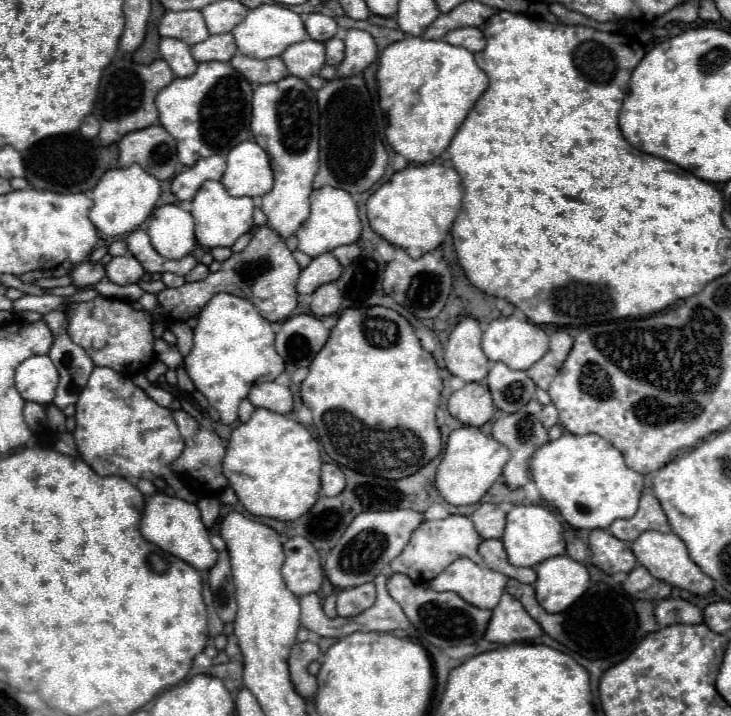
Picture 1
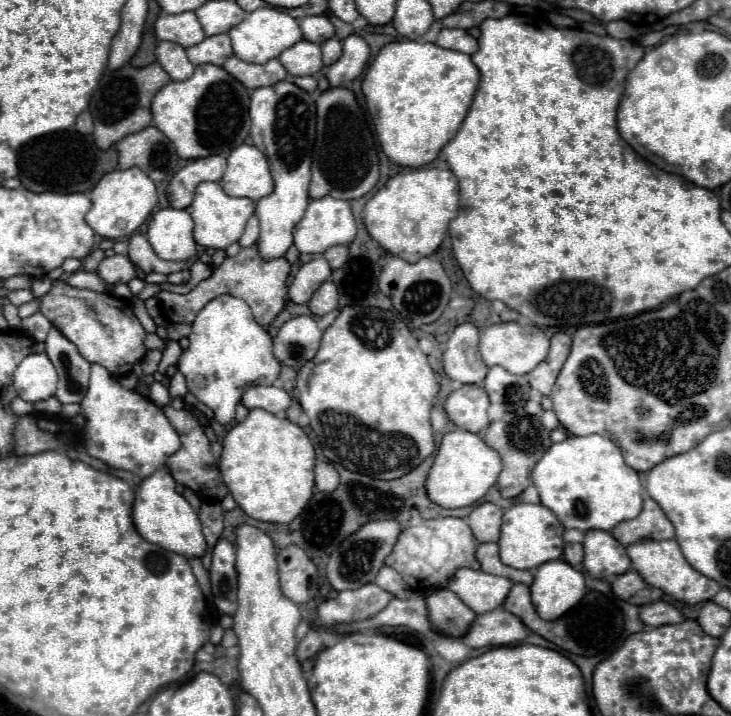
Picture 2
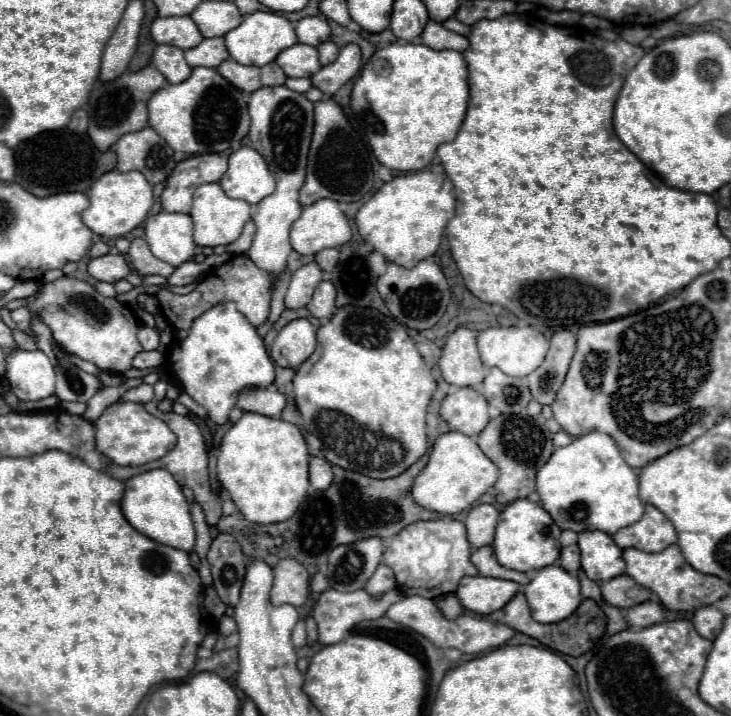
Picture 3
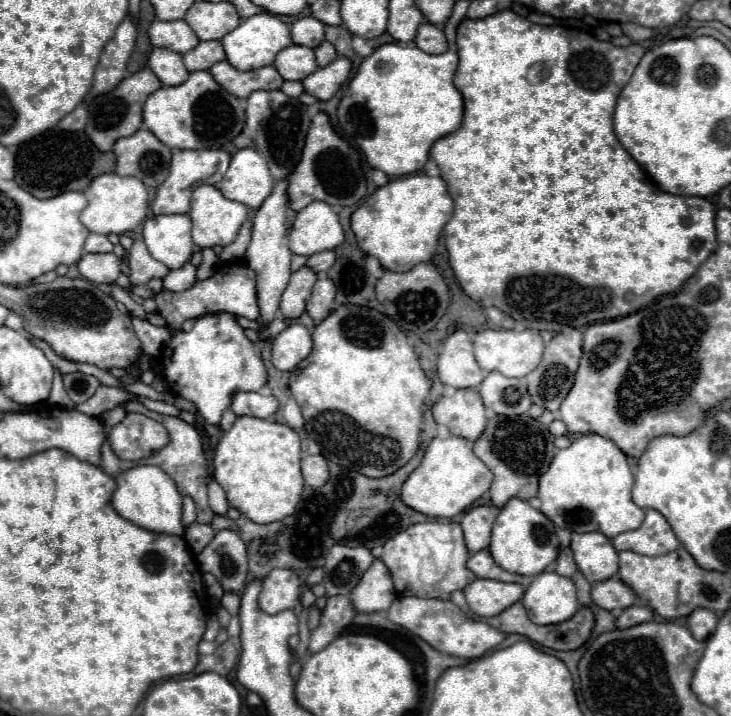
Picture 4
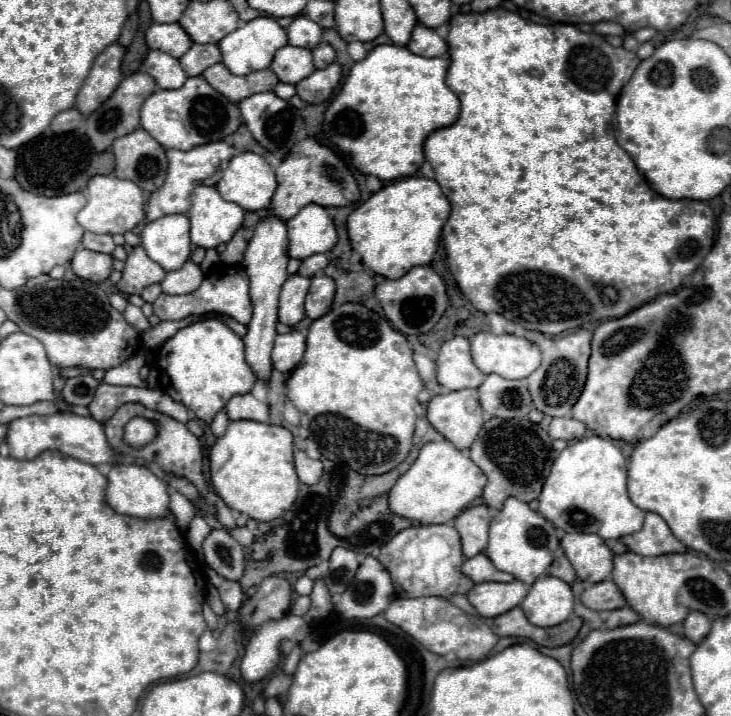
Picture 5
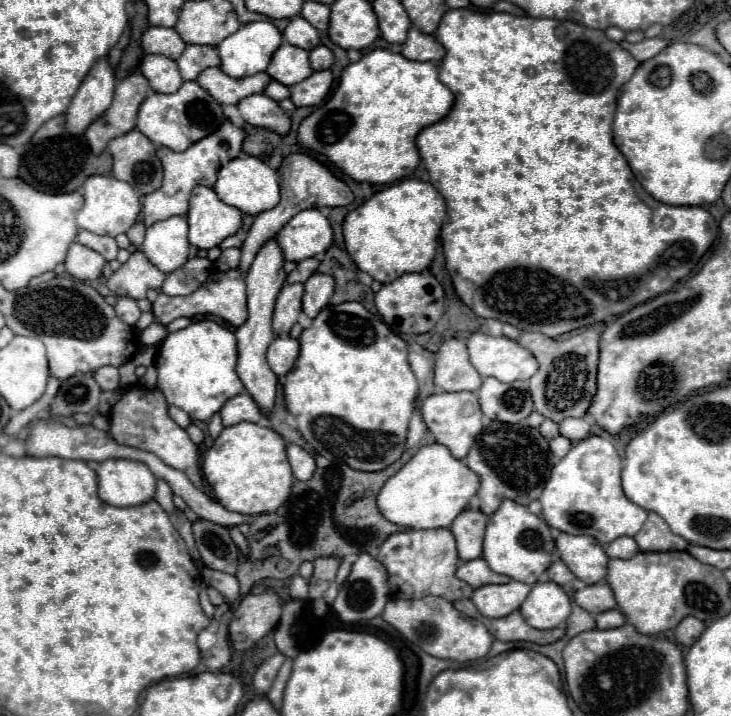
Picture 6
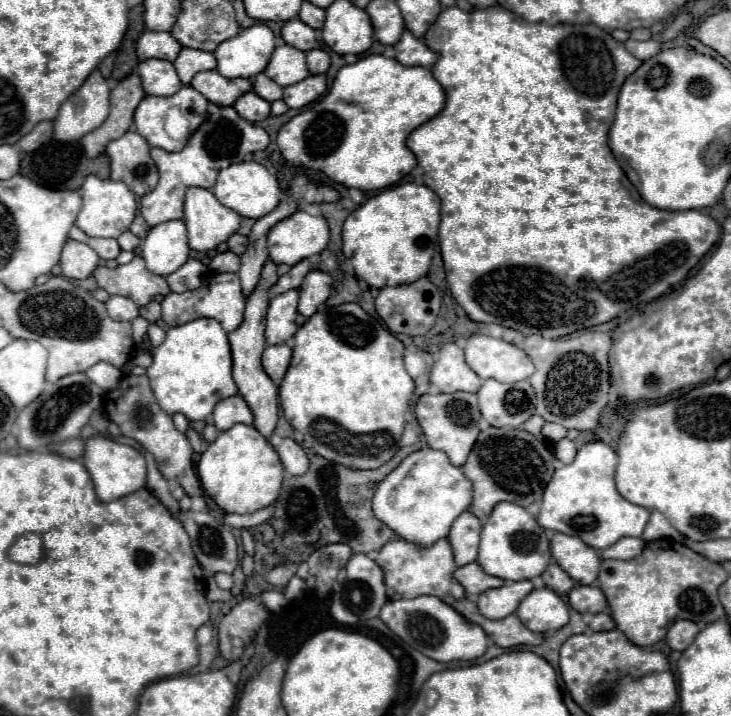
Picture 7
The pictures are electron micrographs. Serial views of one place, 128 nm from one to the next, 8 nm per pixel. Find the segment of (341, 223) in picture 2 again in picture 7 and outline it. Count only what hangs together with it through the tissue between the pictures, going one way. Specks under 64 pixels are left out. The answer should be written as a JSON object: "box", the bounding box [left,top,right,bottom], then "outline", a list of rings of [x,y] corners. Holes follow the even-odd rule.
{"box":[268,212,330,266],"outline":[[[296,212],[278,222],[268,234],[268,252],[276,264],[294,266],[300,260],[320,254],[330,242],[324,216]]]}

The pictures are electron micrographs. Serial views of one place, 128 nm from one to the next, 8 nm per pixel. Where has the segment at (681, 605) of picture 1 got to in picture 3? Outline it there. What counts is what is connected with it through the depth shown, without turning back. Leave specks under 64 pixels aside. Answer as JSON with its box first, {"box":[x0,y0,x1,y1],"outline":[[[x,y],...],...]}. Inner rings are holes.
{"box":[626,600,666,628],"outline":[[[654,600],[642,602],[642,604],[626,610],[626,622],[630,624],[630,628],[646,628],[646,626],[662,622],[664,618],[666,618],[666,614],[664,614],[662,604],[654,602]]]}

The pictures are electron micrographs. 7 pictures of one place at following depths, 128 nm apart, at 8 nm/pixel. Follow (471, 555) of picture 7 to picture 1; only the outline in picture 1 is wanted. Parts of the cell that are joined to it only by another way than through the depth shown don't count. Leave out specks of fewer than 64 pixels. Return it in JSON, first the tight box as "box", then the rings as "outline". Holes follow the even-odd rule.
{"box":[470,504,506,540],"outline":[[[480,504],[478,510],[470,516],[474,522],[476,532],[488,540],[488,538],[502,538],[504,526],[506,526],[506,514],[496,504]]]}

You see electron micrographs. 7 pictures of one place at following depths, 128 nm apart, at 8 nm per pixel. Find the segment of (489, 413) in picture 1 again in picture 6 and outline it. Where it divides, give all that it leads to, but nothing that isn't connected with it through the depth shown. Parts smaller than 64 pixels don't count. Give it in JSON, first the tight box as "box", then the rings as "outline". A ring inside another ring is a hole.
{"box":[422,392,482,458],"outline":[[[474,392],[432,394],[422,404],[422,416],[428,430],[434,434],[436,442],[444,444],[456,458],[464,458],[468,454],[476,434],[482,430],[482,412],[478,406],[478,396]]]}

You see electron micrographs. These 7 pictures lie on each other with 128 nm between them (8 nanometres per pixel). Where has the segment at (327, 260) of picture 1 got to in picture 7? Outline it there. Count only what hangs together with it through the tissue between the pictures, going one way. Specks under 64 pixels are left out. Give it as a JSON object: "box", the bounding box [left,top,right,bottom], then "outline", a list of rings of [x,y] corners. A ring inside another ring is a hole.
{"box":[266,290,298,344],"outline":[[[288,290],[270,300],[268,316],[266,316],[268,344],[284,344],[294,336],[294,332],[298,330],[296,306],[298,306],[298,290]]]}

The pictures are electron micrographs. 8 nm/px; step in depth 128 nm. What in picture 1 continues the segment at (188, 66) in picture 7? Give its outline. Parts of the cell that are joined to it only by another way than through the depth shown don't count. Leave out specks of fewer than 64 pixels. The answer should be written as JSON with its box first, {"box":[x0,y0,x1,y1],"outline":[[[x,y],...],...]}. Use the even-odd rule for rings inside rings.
{"box":[192,34,238,62],"outline":[[[232,34],[210,36],[208,40],[192,46],[192,56],[196,62],[210,62],[210,60],[228,62],[236,52],[238,52],[238,48],[236,48]]]}

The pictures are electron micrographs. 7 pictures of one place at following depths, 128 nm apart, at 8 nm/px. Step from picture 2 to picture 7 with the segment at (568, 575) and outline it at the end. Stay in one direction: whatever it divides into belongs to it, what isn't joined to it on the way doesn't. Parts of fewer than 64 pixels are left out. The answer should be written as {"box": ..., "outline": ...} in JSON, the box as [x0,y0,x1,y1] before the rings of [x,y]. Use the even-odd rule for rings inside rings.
{"box":[516,586,568,632],"outline":[[[546,586],[540,590],[532,590],[522,600],[516,614],[520,616],[522,624],[532,632],[558,630],[568,622],[566,602]]]}

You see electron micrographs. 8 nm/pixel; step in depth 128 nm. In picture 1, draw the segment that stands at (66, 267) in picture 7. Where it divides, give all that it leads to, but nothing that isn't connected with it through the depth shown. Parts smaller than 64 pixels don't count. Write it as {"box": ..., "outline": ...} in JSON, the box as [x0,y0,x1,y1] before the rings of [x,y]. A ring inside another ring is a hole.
{"box":[106,254,144,286],"outline":[[[126,254],[126,256],[116,256],[106,264],[106,278],[114,284],[126,286],[126,284],[134,284],[144,276],[144,268],[142,264]]]}

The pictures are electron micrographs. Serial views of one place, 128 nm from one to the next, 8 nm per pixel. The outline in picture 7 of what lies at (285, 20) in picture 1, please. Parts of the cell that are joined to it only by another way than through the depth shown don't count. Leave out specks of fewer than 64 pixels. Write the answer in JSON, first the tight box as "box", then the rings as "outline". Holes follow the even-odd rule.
{"box":[216,24,276,78],"outline":[[[266,24],[244,28],[240,30],[240,34],[230,40],[224,40],[216,48],[216,70],[224,78],[254,78],[266,68],[274,48],[276,38]]]}

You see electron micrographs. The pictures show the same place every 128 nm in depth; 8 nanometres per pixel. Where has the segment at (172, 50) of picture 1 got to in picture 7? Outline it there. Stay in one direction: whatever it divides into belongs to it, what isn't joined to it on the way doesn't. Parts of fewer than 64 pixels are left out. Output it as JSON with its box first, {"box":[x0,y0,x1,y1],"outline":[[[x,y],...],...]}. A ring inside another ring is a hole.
{"box":[138,60,182,96],"outline":[[[144,60],[138,64],[138,74],[142,78],[144,92],[152,96],[172,96],[182,88],[174,64],[168,60]]]}

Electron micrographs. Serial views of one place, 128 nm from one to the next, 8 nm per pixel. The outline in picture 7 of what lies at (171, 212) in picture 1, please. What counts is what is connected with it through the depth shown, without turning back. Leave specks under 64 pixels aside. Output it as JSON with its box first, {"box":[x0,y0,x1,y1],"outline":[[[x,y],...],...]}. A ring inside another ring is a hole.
{"box":[142,208,189,276],"outline":[[[184,208],[181,219],[162,222],[150,228],[148,236],[142,242],[142,258],[146,260],[146,268],[160,276],[176,272],[189,256]]]}

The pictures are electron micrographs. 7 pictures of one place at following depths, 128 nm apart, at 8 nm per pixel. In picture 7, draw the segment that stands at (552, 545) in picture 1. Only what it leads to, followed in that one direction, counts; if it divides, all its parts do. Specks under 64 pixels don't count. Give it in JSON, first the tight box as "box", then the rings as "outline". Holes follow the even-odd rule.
{"box":[476,502,550,580],"outline":[[[500,502],[484,522],[476,562],[490,576],[500,576],[504,580],[532,580],[540,576],[550,562],[550,542],[546,530],[530,512],[526,512],[526,508],[512,502]]]}

